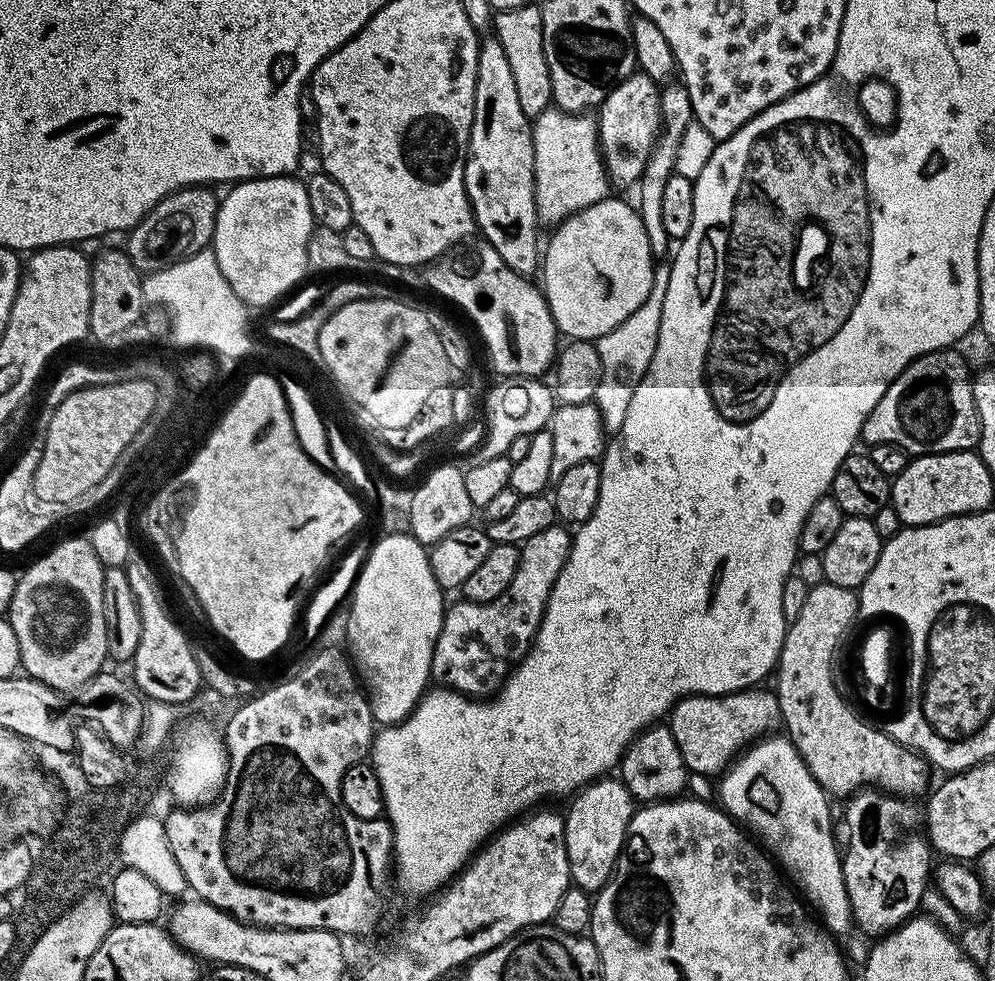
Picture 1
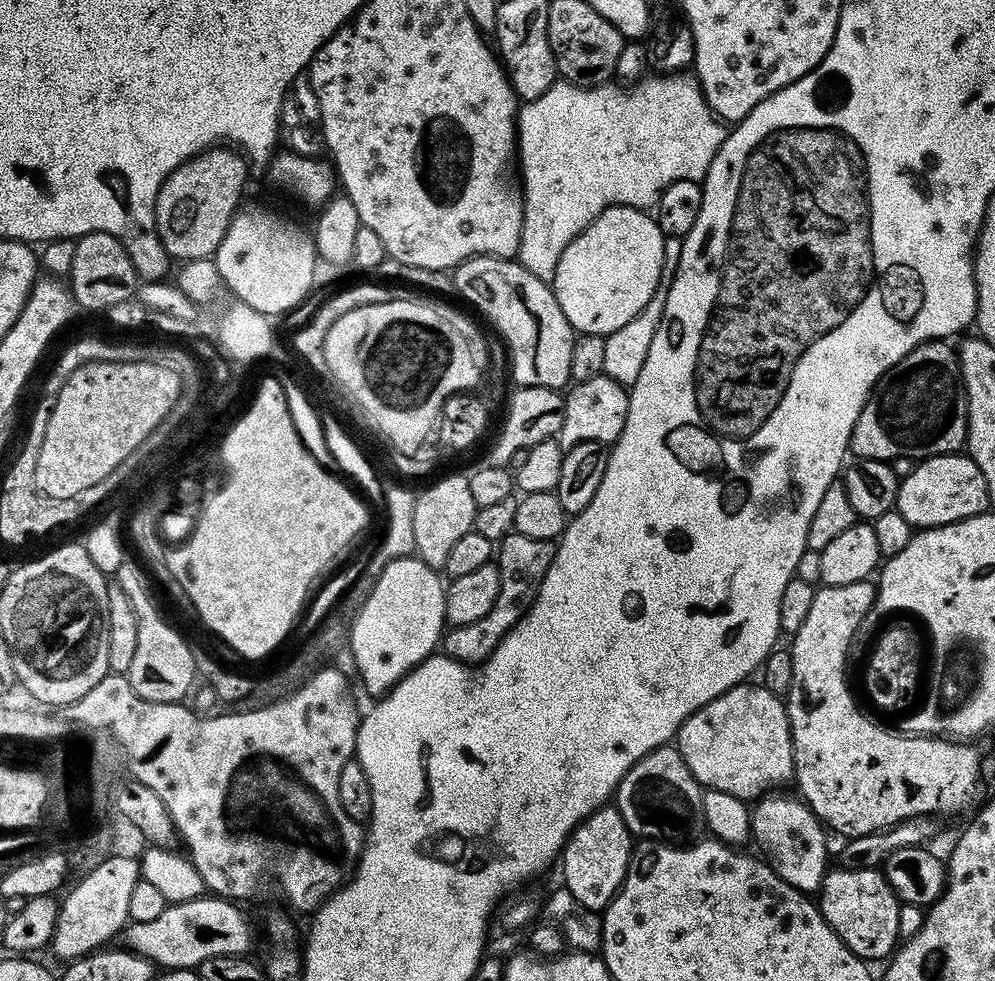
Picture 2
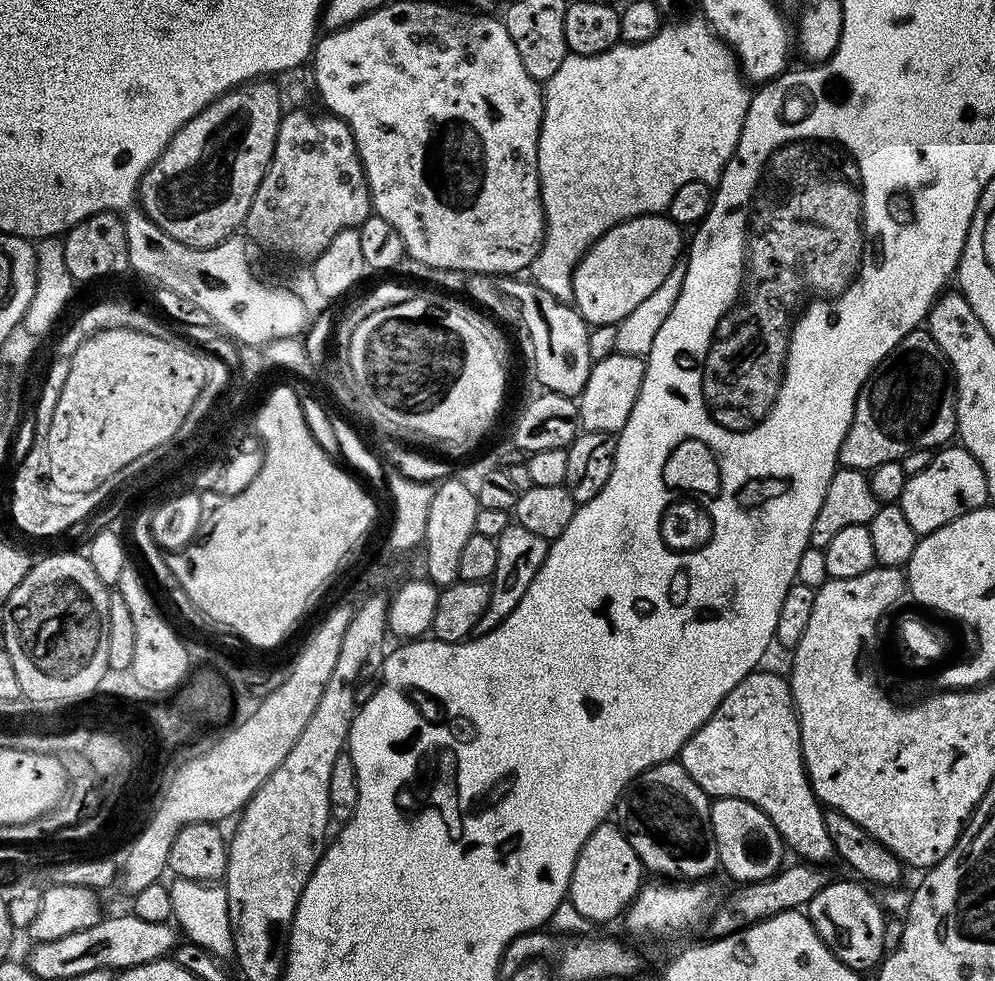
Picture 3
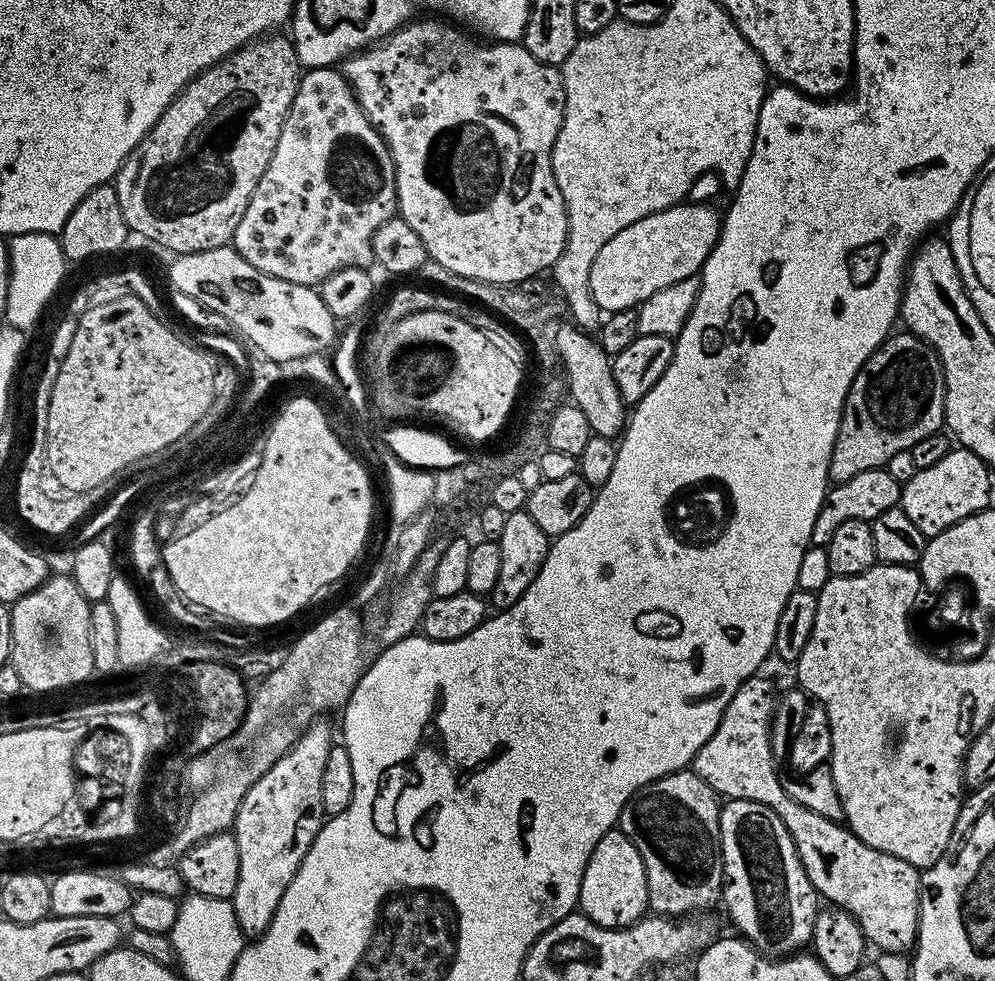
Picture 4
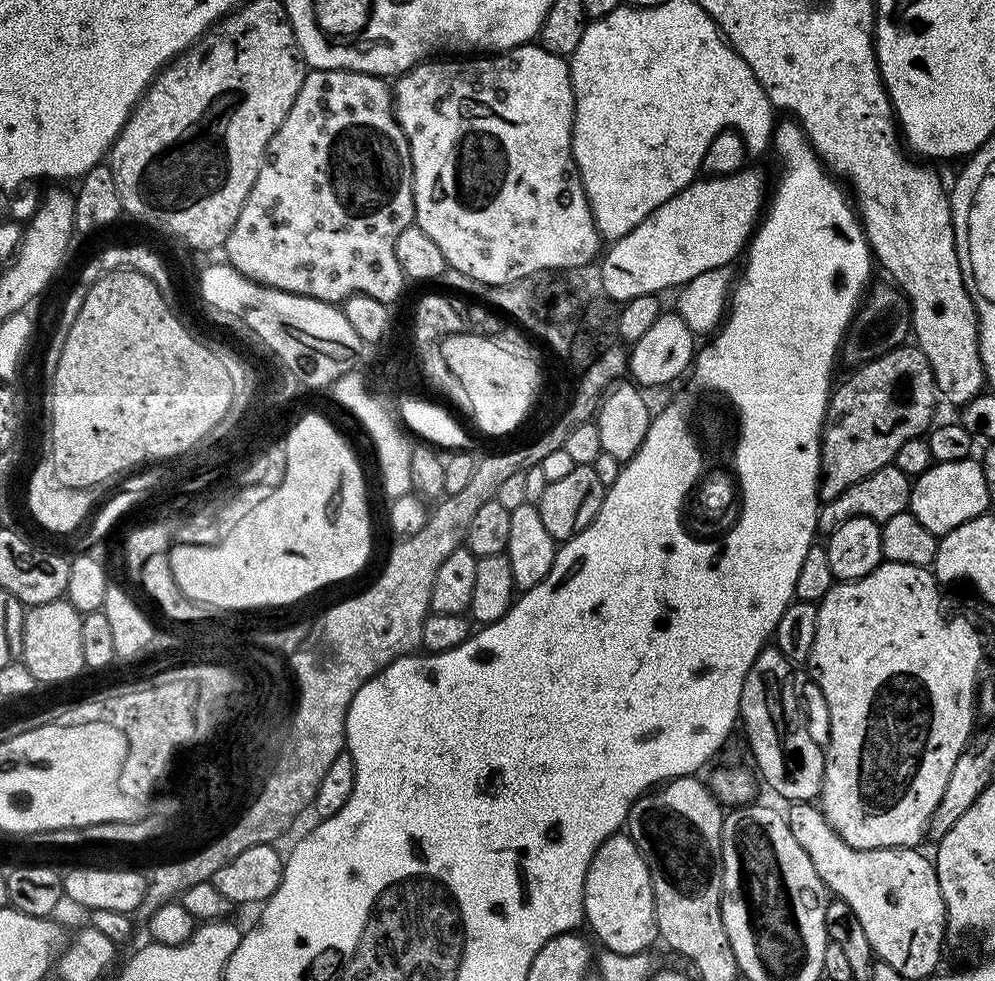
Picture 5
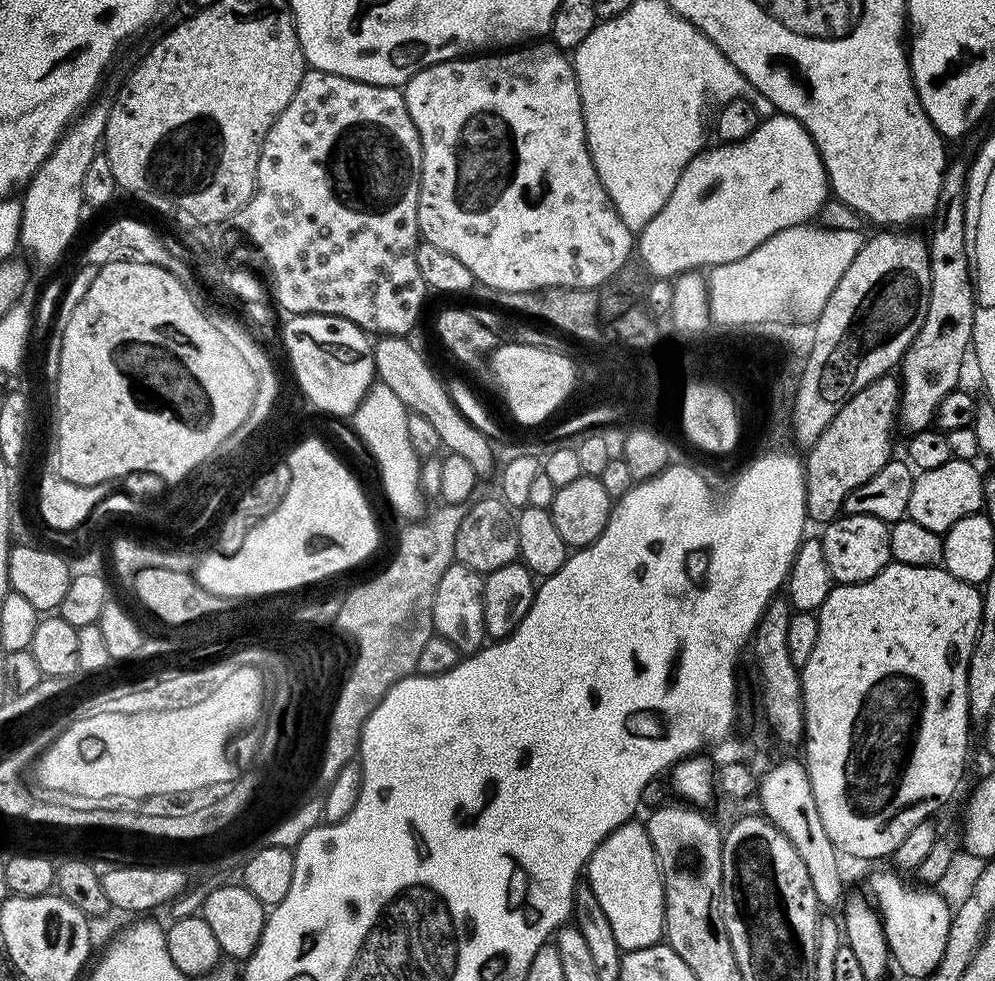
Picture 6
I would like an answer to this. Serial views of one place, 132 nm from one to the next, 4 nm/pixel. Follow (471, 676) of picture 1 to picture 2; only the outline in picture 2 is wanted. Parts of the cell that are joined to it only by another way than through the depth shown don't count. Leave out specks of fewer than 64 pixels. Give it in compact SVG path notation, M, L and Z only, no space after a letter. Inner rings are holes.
M515 530L505 540L499 541L494 556L495 563L500 565L502 578L502 586L498 586L498 602L494 602L494 610L490 610L486 618L478 618L478 622L470 622L470 626L449 627L442 636L443 655L460 660L463 664L481 664L530 610L542 586L542 578L546 578L546 570L550 570L550 562L554 562L555 553L556 544L553 541L526 538L526 534L518 534Z

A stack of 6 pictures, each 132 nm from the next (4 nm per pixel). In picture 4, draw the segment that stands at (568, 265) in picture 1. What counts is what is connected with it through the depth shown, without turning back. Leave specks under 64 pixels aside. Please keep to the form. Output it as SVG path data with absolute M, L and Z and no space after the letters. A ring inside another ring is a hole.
M681 202L634 222L634 226L626 226L626 230L618 230L598 250L598 258L590 266L594 302L605 313L636 308L643 300L651 301L658 290L693 279L720 237L722 216L714 209L712 204Z

